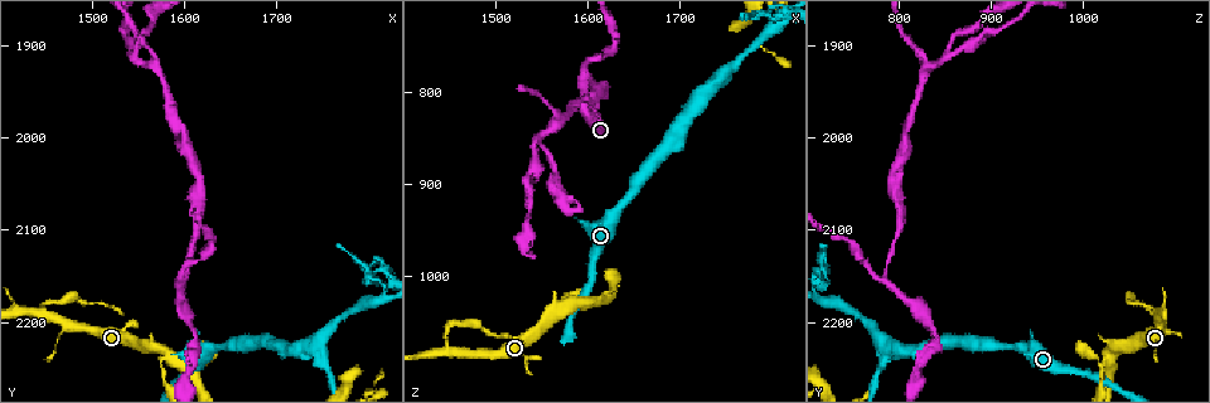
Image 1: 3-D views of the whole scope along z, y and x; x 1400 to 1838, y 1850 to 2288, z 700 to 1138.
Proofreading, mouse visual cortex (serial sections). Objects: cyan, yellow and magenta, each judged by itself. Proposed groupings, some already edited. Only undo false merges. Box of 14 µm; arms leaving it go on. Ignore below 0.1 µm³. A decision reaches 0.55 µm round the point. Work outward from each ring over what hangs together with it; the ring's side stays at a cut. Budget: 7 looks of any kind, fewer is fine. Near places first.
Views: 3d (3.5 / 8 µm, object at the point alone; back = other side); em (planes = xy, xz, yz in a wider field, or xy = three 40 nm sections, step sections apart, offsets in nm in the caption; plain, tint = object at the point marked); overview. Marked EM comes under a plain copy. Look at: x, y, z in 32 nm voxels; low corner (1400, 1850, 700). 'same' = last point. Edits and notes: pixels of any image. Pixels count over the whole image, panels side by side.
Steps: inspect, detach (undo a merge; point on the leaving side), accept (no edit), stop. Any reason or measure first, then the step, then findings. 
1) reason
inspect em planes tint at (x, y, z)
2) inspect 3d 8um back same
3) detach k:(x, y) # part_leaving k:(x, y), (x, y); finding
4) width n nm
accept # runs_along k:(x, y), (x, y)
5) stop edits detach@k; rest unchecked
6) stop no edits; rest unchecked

thin neck
inspect 3d 3.5um back at (1630, 2245, 1015)

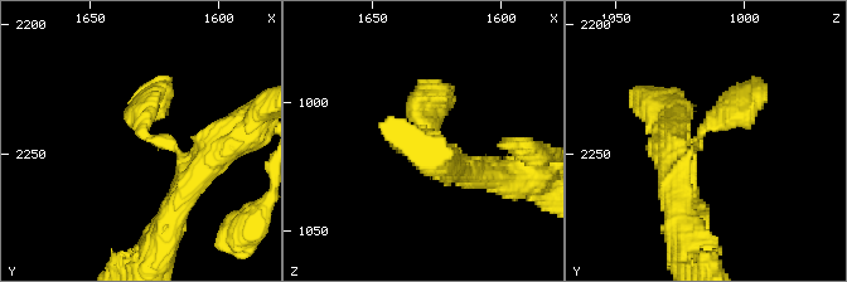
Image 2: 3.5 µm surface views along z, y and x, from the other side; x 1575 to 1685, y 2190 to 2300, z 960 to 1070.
now the EM
inspect em xy step 1 tint at (1627, 2244, 1018)

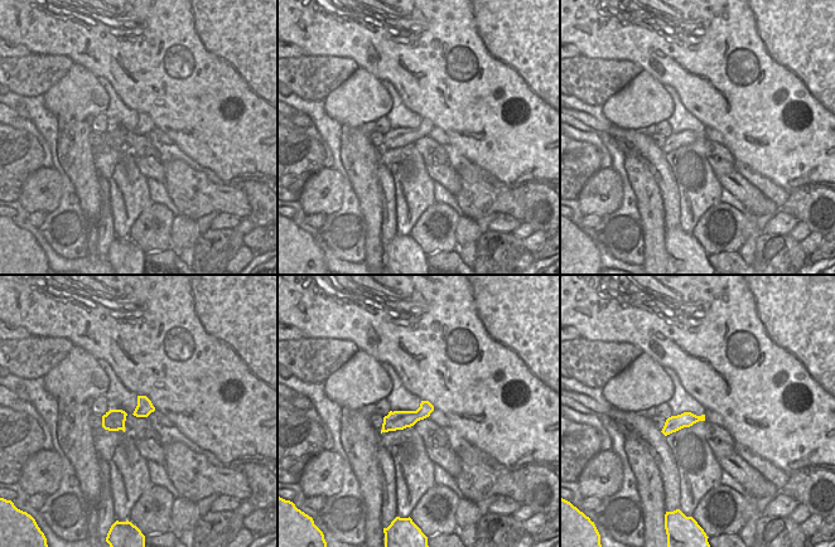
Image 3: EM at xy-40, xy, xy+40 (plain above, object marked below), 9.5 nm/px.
accept # runs_along 2:(668, 156), (753, 87); continuous, no second cell

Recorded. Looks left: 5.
side arm on a straight run
inspect 3d 3.5um at (1595, 2155, 790)

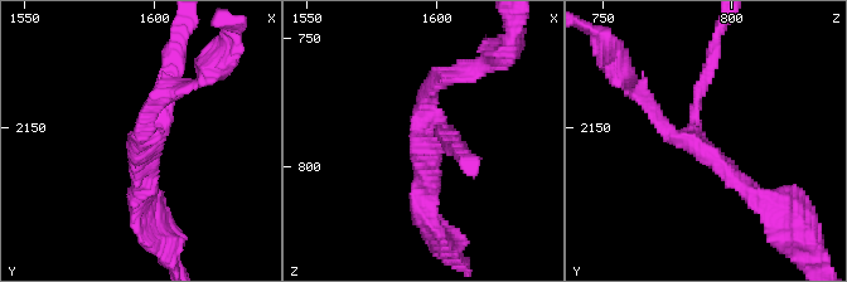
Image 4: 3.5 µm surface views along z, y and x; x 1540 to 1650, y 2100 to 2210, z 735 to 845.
need the tissue
inspect em xy step 3 tint at (1596, 2156, 785)

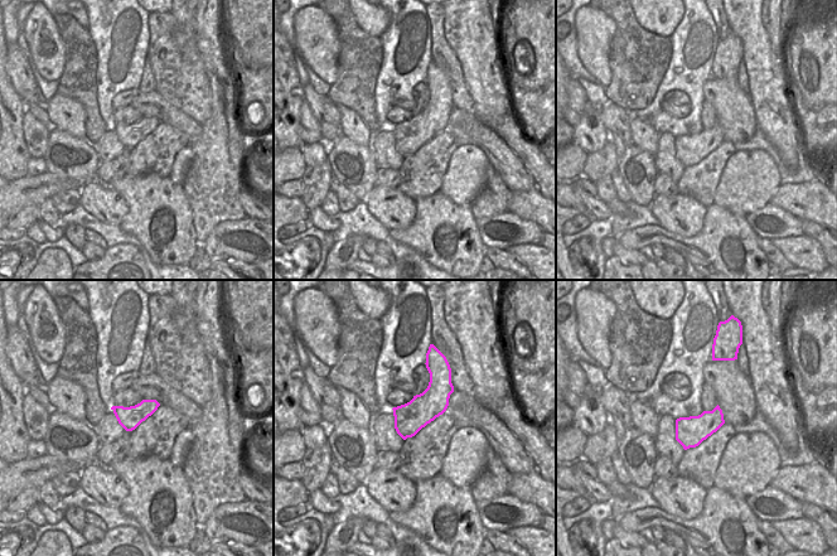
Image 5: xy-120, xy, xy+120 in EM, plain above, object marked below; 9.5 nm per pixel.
arm_widths 150, 200, 250 nm
accept # runs_along 4:(755, 195), (691, 137), (710, 68); one cell here

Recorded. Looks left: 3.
calibre changes
inspect 3d 8um at (1785, 2185, 745)

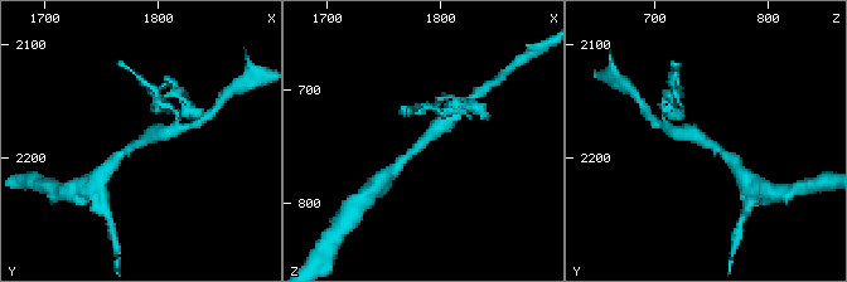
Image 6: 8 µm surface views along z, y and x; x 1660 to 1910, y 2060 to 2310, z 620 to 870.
now the EM
inspect em xy step 5 tint at (1786, 2184, 744)

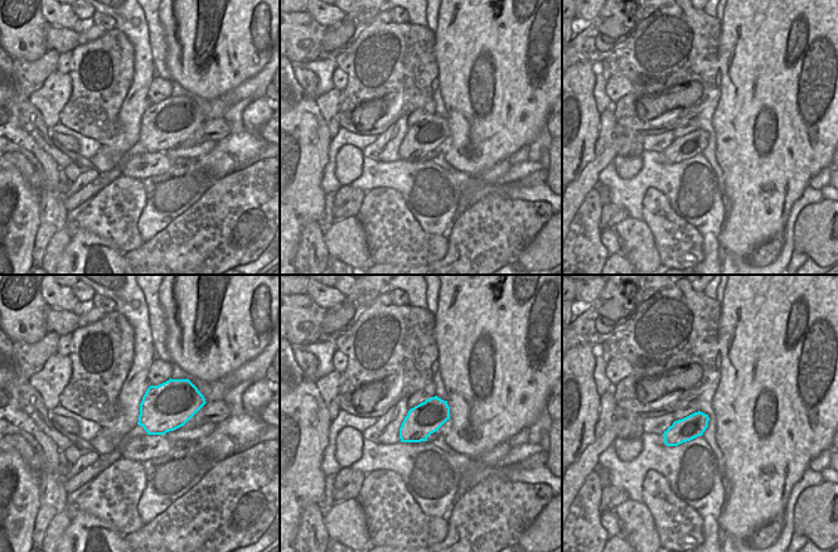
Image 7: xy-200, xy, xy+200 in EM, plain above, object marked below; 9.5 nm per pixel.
arm_widths 250, 450 nm
accept # runs_along 6:(401, 163), (441, 125), (448, 113); all the same cell

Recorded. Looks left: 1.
stop no edits; rest unchecked

